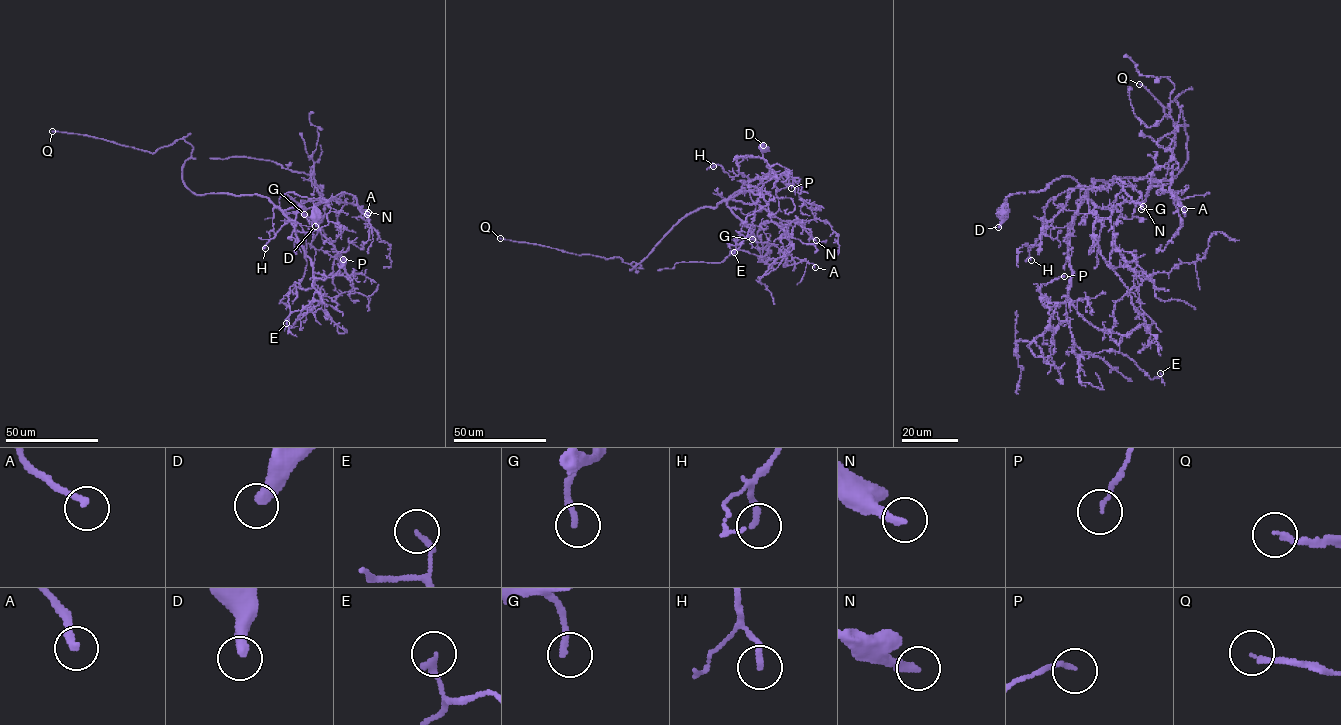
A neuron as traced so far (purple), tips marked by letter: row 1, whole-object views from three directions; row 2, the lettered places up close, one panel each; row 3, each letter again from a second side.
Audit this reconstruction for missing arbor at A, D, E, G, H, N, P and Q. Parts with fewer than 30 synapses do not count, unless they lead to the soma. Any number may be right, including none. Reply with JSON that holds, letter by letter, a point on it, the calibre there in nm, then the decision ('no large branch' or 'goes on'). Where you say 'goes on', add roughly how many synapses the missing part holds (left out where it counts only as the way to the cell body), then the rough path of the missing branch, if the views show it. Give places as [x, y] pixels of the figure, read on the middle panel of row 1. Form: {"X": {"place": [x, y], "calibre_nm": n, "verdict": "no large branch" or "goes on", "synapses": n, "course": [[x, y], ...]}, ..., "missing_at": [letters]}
{"A": {"place": [815, 267], "calibre_nm": 240, "verdict": "no large branch"}, "D": {"place": [763, 145], "calibre_nm": 400, "verdict": "no large branch"}, "E": {"place": [734, 252], "calibre_nm": 220, "verdict": "no large branch"}, "G": {"place": [752, 239], "calibre_nm": 200, "verdict": "goes on", "synapses": 30}, "H": {"place": [713, 166], "calibre_nm": 220, "verdict": "no large branch"}, "N": {"place": [816, 240], "calibre_nm": 320, "verdict": "goes on", "synapses": 60, "course": [[816, 240], [832, 256], [836, 277]]}, "P": {"place": [791, 188], "calibre_nm": 130, "verdict": "no large branch"}, "Q": {"place": [500, 238], "calibre_nm": 170, "verdict": "goes on", "synapses": 250}, "missing_at": ["G", "N", "Q"]}

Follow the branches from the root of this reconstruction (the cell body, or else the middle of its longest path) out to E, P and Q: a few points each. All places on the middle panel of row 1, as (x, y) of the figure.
E: (763, 148), (776, 174), (746, 181), (727, 199), (742, 191), (768, 194), (760, 195), (734, 252)
P: (763, 148), (776, 174), (746, 181), (727, 199), (756, 194), (788, 172), (791, 188)
Q: (763, 148), (774, 177), (749, 179), (715, 207), (690, 212), (630, 270), (639, 268), (618, 257), (500, 238)

